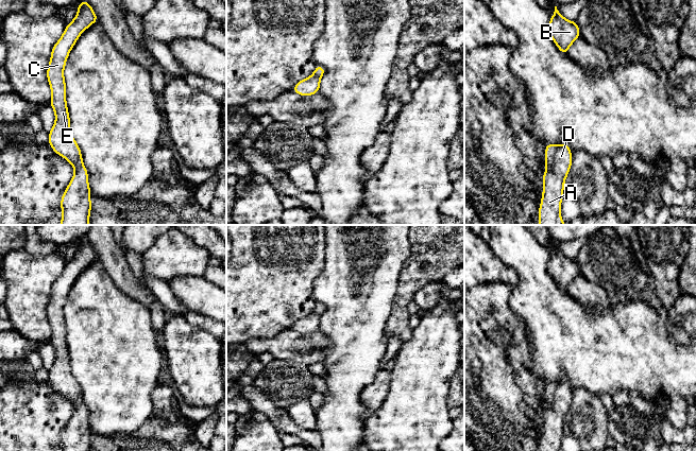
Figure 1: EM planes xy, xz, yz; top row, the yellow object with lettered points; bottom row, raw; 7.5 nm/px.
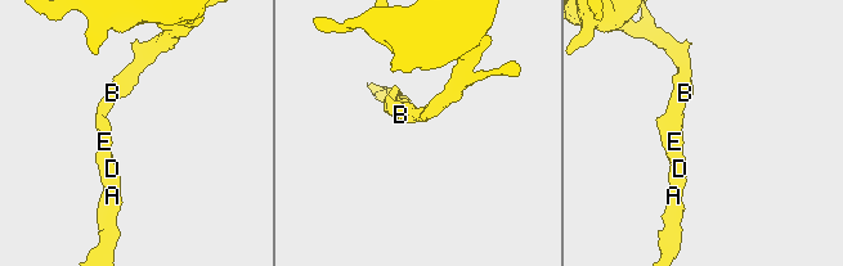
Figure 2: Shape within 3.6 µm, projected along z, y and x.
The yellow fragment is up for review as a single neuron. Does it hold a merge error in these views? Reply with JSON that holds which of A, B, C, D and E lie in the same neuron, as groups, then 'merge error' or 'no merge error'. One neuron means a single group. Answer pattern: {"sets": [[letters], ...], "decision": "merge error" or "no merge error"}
{"sets": [["A", "B", "C", "D", "E"]], "decision": "no merge error"}

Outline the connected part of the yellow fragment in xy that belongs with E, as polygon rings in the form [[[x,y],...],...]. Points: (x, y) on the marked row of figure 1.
[[[86,0],[82,1],[78,5],[77,16],[66,25],[62,37],[52,48],[47,69],[47,79],[52,91],[52,99],[49,104],[55,112],[55,122],[49,132],[48,143],[57,155],[66,158],[75,170],[61,200],[62,222],[60,225],[89,224],[91,192],[81,150],[71,135],[64,68],[79,36],[96,22],[98,22],[98,18],[92,7]]]

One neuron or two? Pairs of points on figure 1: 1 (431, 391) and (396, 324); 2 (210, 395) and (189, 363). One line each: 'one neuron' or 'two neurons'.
1: two neurons
2: one neuron

